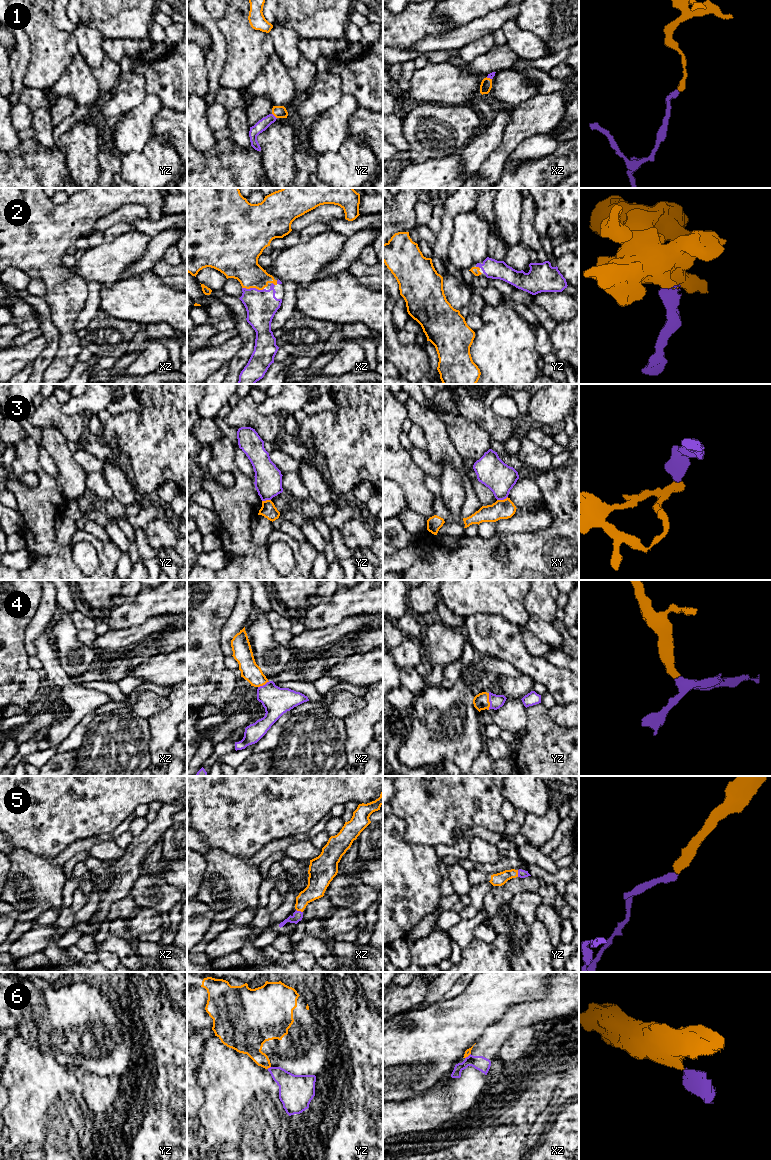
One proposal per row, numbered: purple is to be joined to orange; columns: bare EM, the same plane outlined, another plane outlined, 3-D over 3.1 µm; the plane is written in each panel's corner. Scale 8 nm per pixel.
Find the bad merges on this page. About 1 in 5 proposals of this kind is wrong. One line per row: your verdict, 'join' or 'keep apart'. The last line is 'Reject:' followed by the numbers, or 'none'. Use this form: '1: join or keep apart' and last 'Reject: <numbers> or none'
1: join
2: join
3: keep apart
4: join
5: join
6: keep apart
Reject: 3, 6

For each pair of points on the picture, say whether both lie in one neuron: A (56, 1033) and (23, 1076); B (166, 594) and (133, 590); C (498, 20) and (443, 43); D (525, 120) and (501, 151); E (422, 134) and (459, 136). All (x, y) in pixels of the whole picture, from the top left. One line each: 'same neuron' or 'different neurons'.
A: different neurons
B: different neurons
C: same neuron
D: same neuron
E: same neuron

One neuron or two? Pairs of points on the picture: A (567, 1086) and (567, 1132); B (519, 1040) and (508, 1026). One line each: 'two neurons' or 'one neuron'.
A: two neurons
B: two neurons

